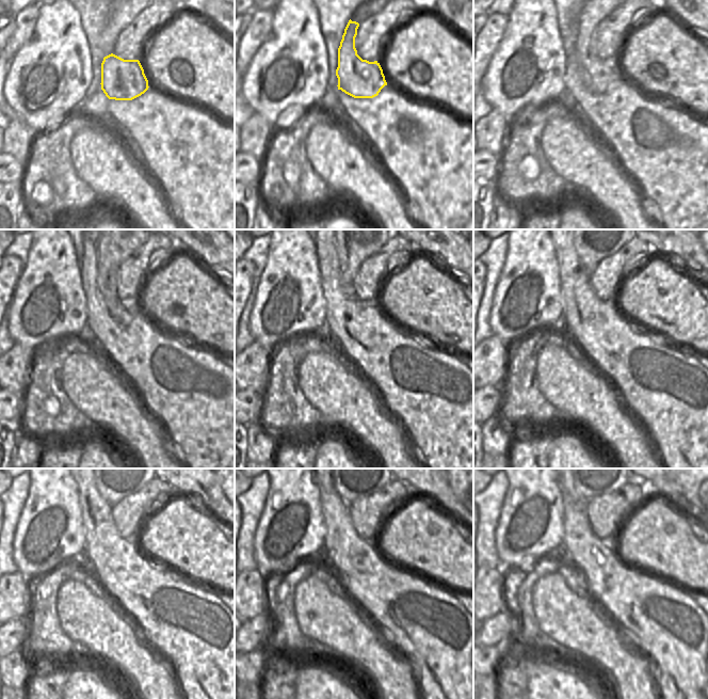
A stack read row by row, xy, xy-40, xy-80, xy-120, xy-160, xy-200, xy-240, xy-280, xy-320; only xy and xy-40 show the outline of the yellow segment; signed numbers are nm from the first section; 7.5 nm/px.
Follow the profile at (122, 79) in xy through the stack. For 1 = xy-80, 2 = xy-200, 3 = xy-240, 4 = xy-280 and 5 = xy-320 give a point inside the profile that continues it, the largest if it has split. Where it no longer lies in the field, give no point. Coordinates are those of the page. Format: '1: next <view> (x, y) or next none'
1: next xy-80 (597, 75)
2: next xy-200 (591, 251)
3: next xy-240 (113, 490)
4: next xy-280 (350, 490)
5: next xy-320 (586, 490)

